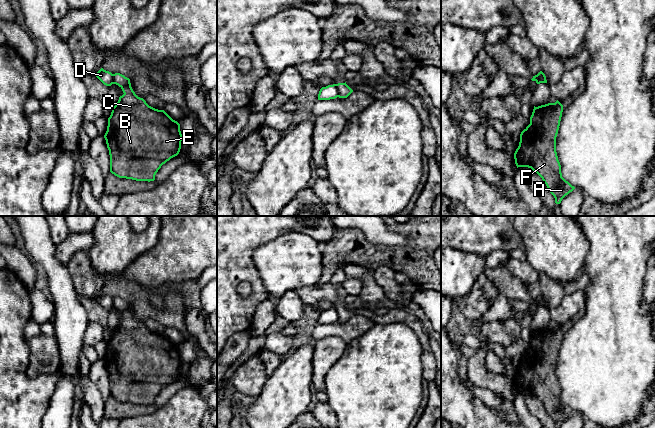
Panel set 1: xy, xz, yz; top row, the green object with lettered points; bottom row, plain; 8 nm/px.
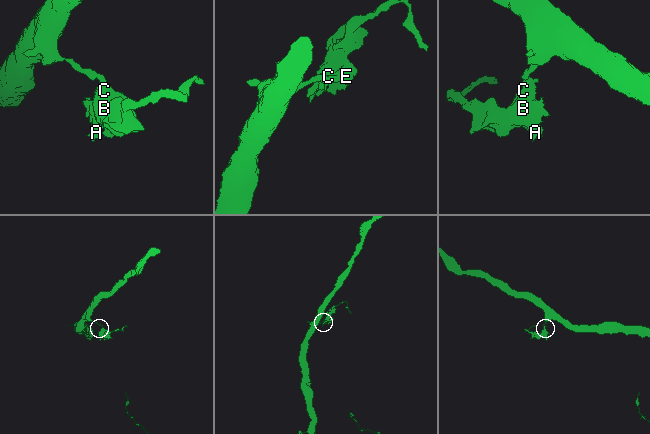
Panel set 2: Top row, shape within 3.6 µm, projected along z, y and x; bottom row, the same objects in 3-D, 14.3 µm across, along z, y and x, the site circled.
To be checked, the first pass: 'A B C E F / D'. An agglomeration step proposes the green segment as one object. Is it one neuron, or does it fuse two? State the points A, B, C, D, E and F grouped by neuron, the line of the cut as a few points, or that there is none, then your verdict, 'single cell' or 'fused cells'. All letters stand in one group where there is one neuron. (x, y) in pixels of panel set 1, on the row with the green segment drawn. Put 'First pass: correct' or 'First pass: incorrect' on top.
First pass: correct
groups A B C E F / D; cut xz (335, 84), (338, 96); fused cells

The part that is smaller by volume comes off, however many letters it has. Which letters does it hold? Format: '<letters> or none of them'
A, B, C, E, F

